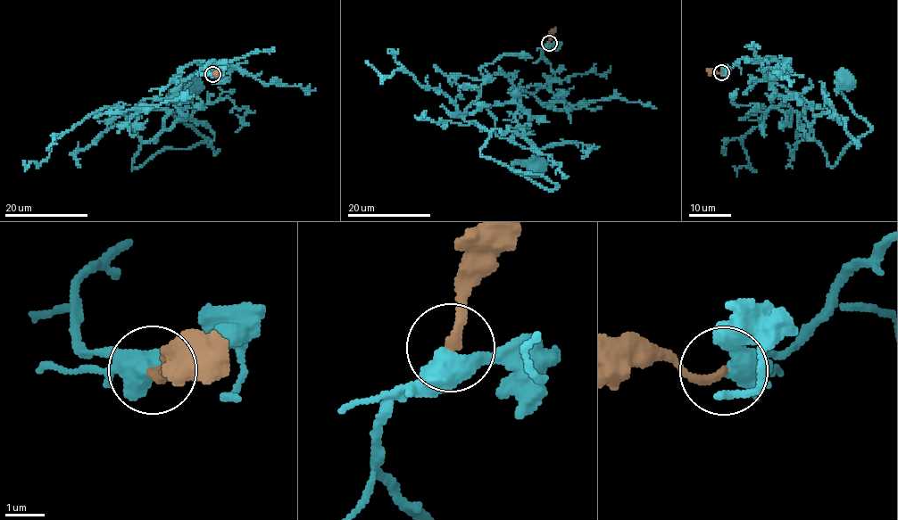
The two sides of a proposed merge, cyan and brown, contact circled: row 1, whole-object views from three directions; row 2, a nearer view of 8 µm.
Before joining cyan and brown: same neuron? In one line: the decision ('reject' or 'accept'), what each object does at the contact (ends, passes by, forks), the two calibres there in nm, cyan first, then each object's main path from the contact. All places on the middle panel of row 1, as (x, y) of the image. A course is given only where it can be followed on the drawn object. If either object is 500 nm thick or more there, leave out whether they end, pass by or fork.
reject; 500 nm thick on the cyan side, 240 nm on the other; cyan runs (549, 42), (554, 77), (517, 90), (522, 134), (494, 129), (480, 151), (553, 190), (511, 168), (535, 162); brown runs (549, 42), (551, 33), (556, 28)

